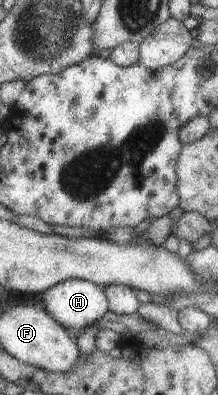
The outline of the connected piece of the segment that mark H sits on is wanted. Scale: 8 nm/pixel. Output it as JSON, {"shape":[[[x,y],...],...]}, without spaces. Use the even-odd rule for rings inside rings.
{"shape":[[[69,279],[51,287],[44,294],[43,300],[46,310],[76,337],[82,335],[86,328],[98,323],[112,311],[106,288],[85,279]]]}

